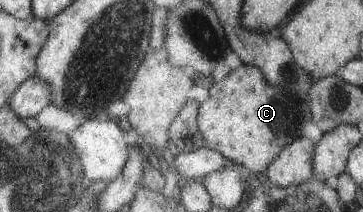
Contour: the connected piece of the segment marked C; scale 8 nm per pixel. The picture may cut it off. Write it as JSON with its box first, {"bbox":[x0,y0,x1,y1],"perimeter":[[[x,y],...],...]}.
{"bbox":[168,63,311,176],"perimeter":[[[243,63],[221,82],[215,82],[203,103],[188,101],[170,125],[168,138],[179,152],[194,152],[202,148],[206,140],[209,148],[227,161],[259,176],[265,173],[283,146],[301,137],[299,124],[306,115],[311,115],[307,102],[298,101],[283,90],[279,92],[275,86],[267,84],[259,68]]]}

